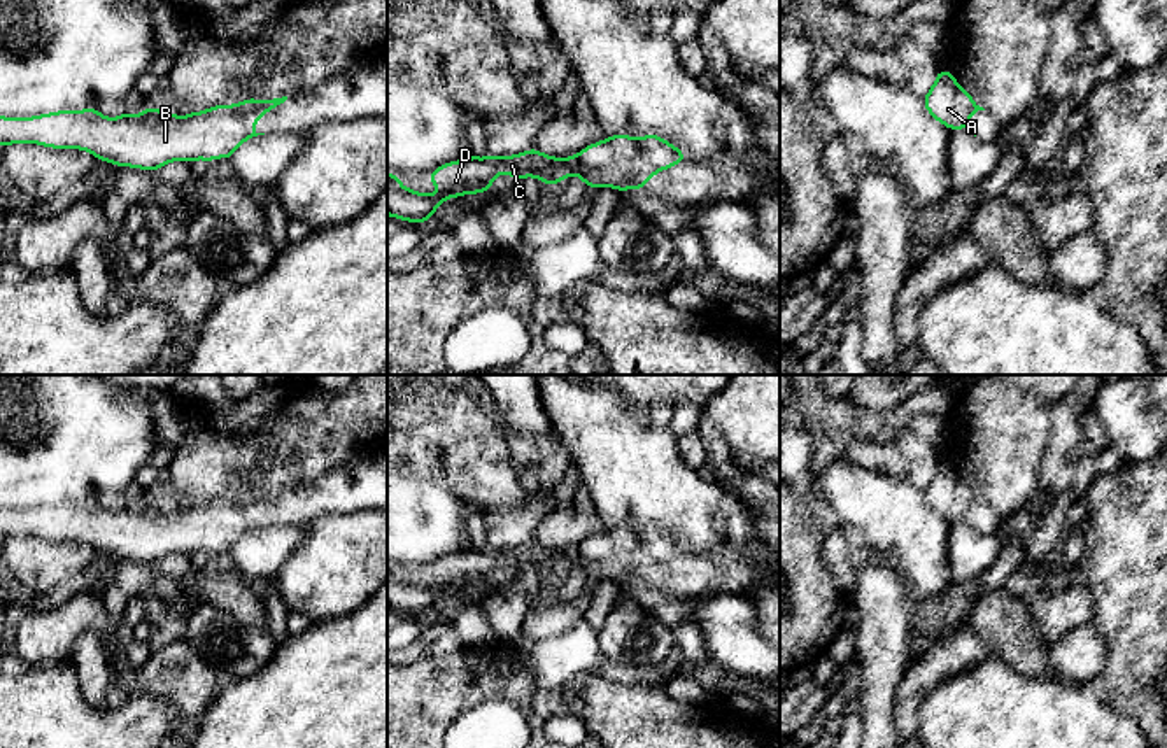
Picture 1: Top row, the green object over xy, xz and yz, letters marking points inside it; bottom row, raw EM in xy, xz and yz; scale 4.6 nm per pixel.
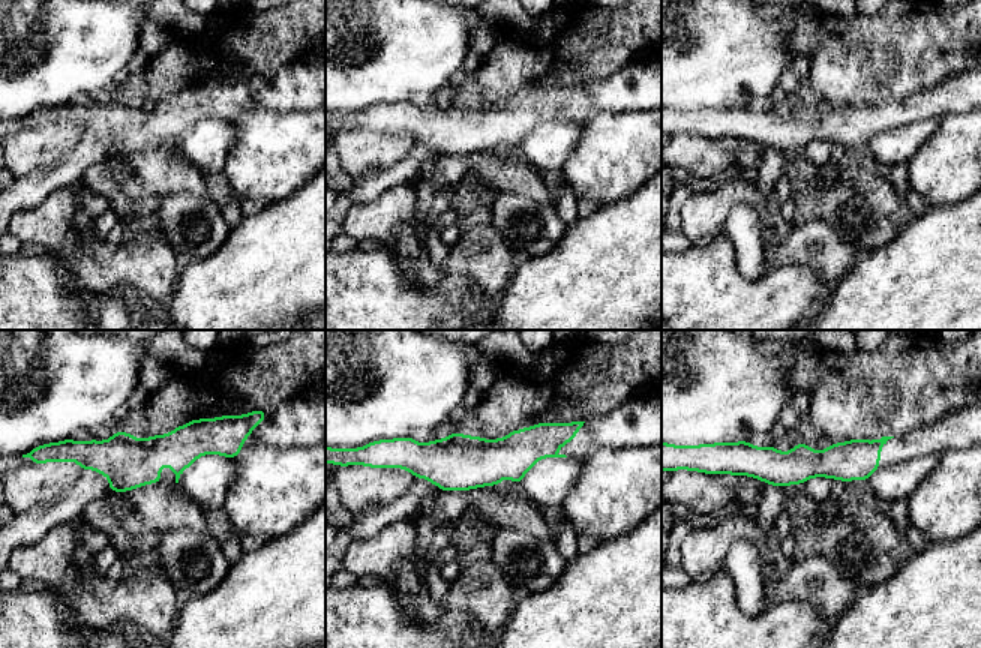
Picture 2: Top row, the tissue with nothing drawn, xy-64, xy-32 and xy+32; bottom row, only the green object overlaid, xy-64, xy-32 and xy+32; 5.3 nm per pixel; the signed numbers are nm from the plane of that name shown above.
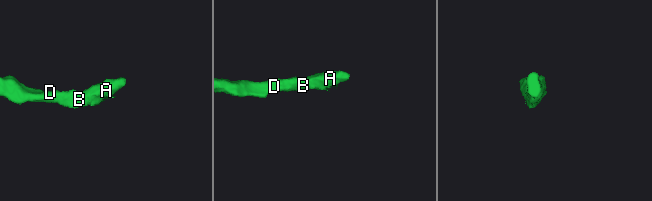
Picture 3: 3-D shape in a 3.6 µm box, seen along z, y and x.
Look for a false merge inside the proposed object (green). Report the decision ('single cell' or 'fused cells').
single cell

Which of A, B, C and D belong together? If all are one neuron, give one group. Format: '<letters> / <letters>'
A B C D

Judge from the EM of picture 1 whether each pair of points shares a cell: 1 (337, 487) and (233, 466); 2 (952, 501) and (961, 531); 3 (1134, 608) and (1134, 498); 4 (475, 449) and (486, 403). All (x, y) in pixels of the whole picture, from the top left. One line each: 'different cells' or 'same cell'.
1: different cells
2: different cells
3: same cell
4: different cells

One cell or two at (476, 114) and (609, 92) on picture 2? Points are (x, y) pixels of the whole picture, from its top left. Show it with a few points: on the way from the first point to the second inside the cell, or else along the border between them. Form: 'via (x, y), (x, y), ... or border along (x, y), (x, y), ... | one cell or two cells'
via (509, 114), (519, 114), (542, 104), (576, 104) | one cell

